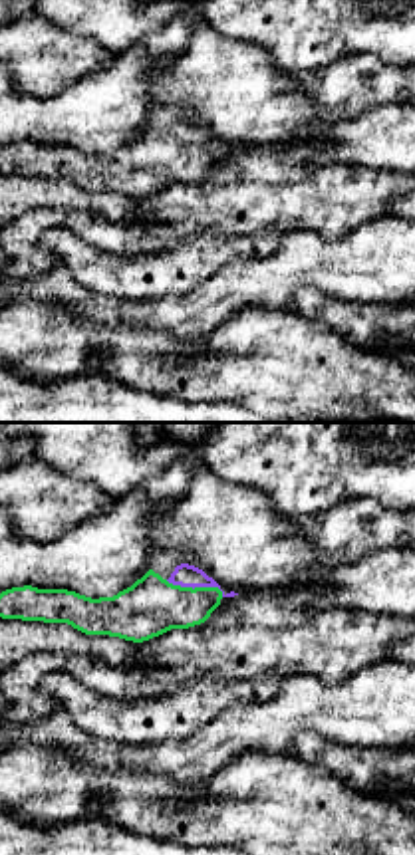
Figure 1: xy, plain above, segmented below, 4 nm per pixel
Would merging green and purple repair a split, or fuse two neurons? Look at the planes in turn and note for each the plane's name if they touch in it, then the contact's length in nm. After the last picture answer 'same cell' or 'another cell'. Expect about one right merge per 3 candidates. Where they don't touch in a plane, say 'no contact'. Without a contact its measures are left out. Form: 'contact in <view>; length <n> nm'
contact in xy; length 240 nm

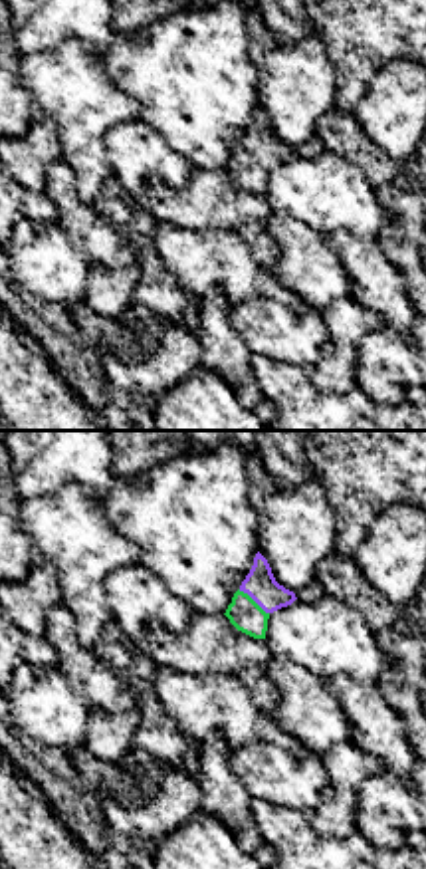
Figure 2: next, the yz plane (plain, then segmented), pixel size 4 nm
contact in yz; length 160 nm

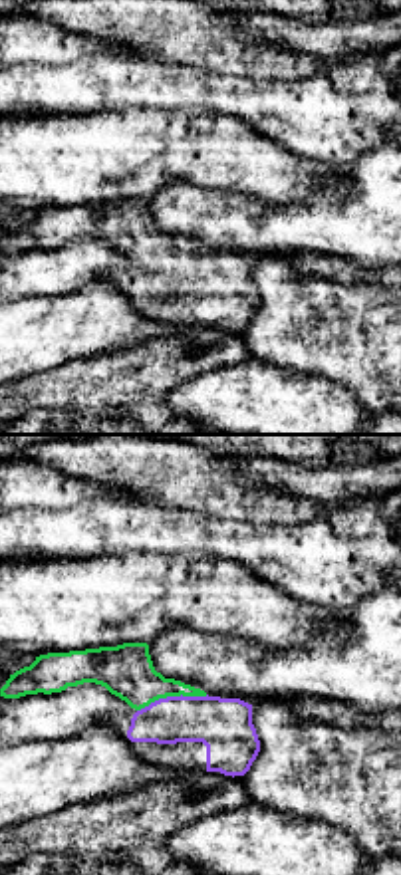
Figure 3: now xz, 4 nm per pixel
contact in xz; length 300 nm

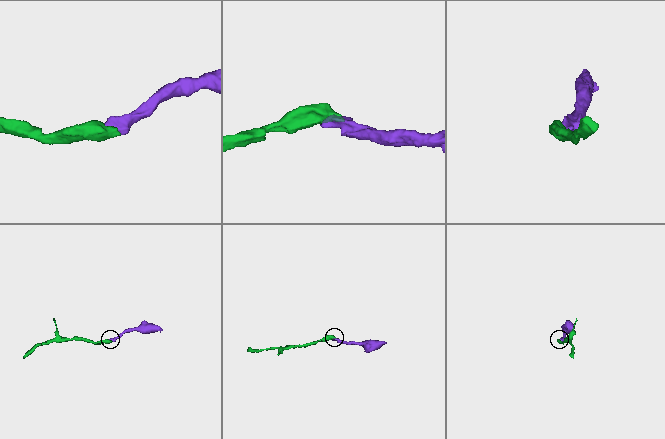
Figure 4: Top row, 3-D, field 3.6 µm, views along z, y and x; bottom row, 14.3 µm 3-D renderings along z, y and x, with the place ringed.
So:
same cell

